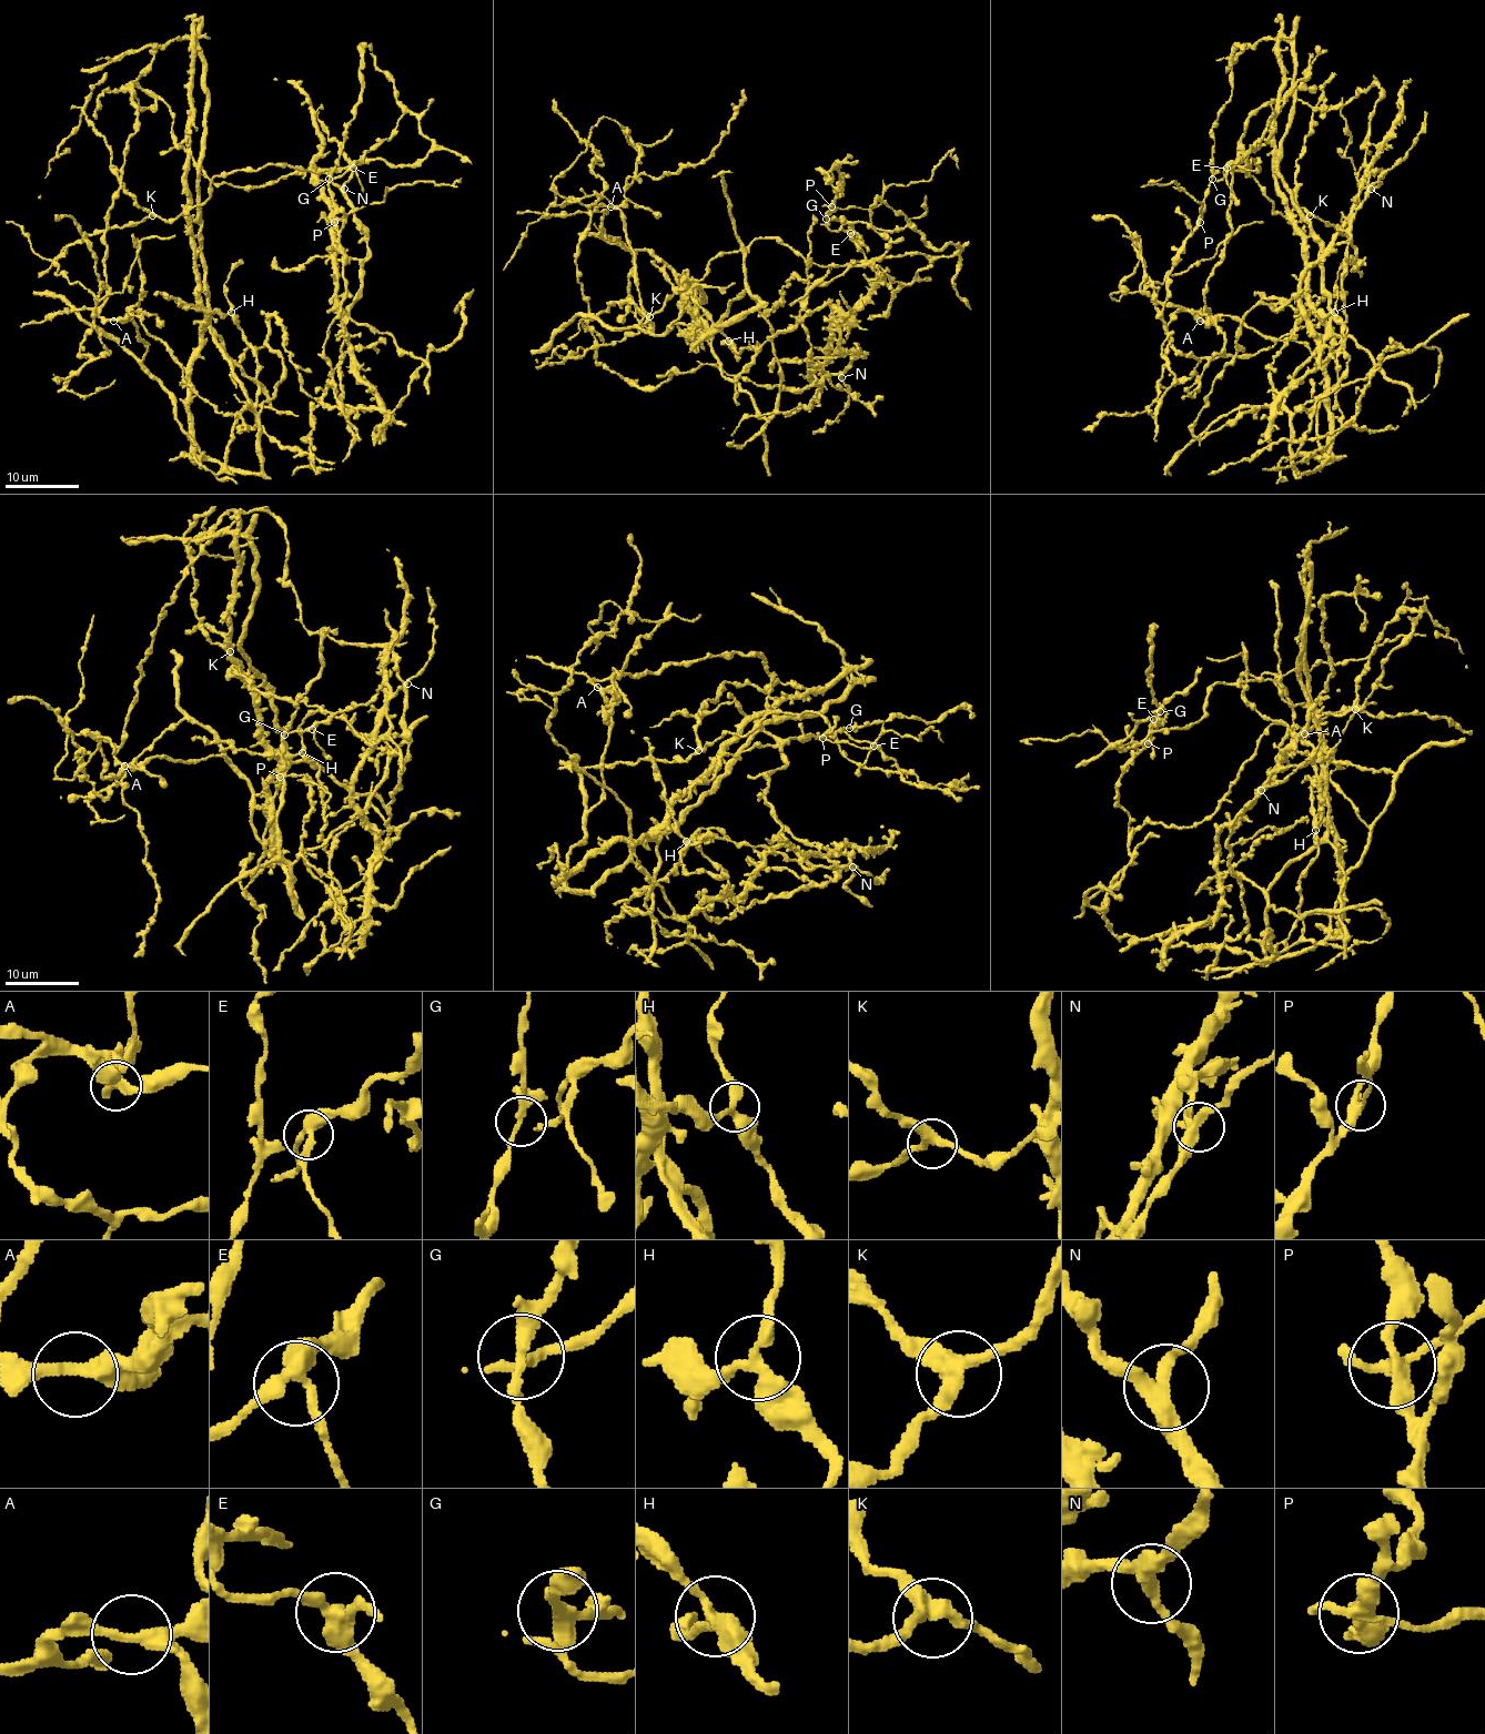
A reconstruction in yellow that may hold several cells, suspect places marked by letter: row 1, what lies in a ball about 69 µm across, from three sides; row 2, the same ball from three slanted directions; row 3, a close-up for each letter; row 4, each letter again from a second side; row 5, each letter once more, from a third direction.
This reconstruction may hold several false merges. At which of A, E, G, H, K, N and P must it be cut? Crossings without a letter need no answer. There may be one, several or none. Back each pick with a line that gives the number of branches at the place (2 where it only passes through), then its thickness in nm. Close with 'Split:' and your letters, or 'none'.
P: 4 | 300 nm
Split: P

